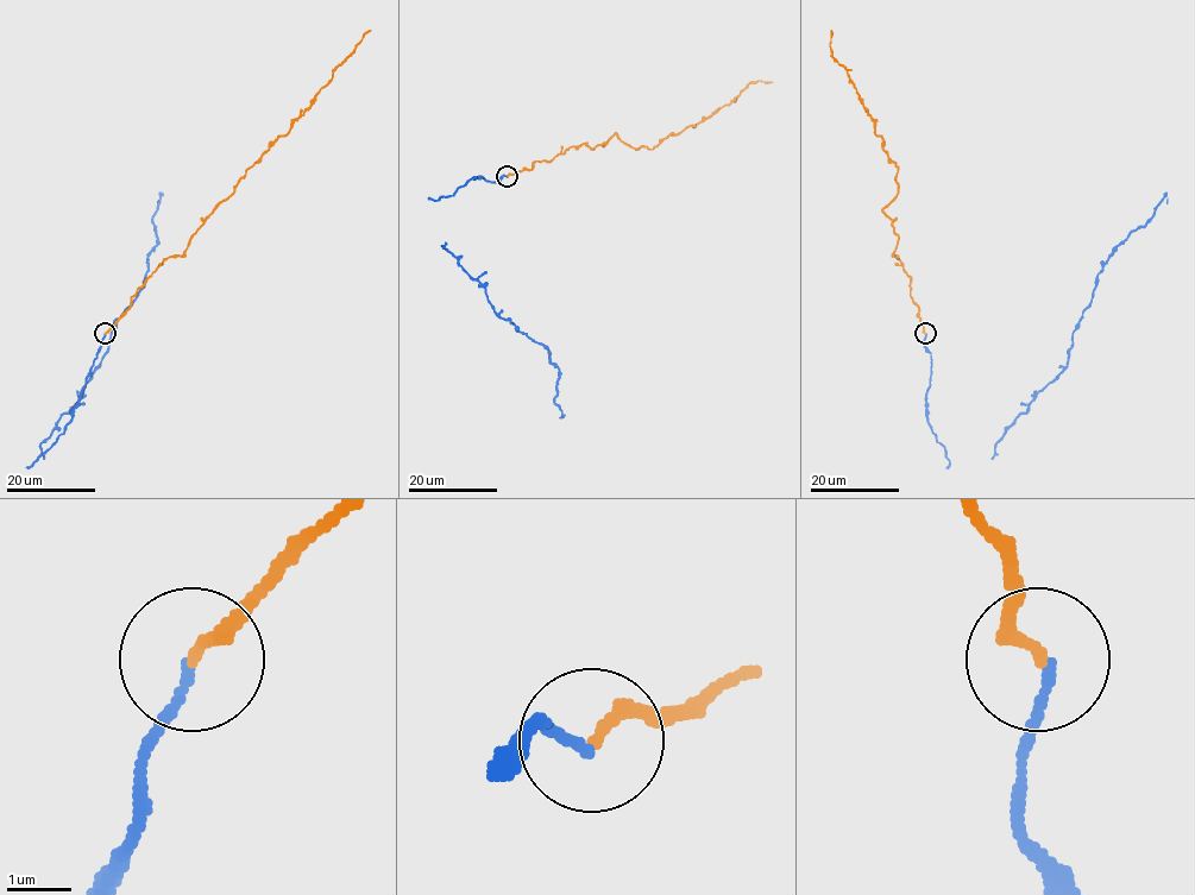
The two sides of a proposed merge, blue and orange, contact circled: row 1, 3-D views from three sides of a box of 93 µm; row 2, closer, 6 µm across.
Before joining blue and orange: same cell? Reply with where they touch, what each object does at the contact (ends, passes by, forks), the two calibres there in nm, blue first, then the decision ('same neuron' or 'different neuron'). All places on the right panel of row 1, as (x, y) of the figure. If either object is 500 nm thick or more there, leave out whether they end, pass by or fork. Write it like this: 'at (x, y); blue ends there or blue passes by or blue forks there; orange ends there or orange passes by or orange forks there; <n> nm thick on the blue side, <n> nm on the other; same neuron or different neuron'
at (925, 333); blue ends there; orange ends there; 130 nm thick on the blue side, 200 nm on the other; same neuron

